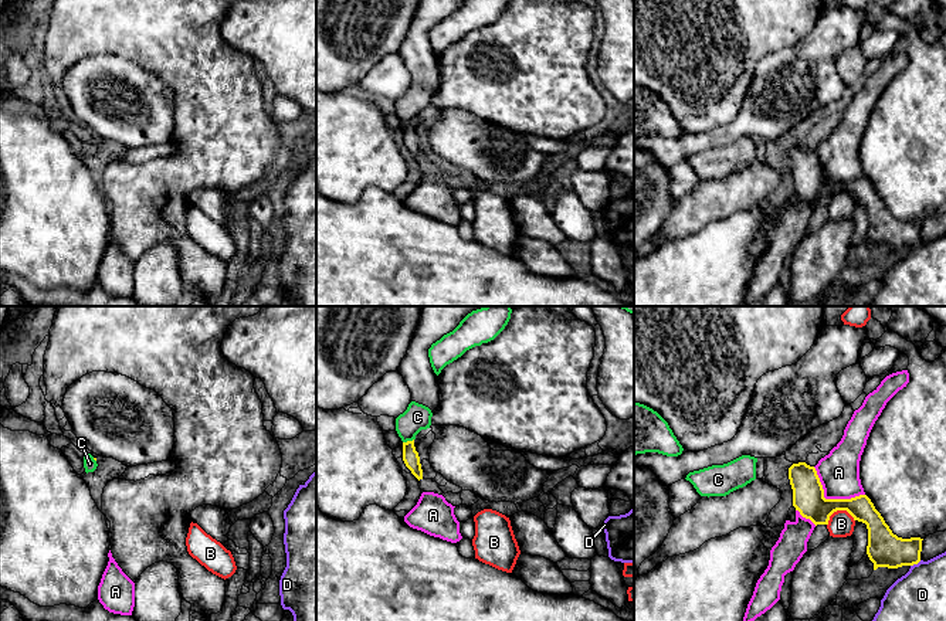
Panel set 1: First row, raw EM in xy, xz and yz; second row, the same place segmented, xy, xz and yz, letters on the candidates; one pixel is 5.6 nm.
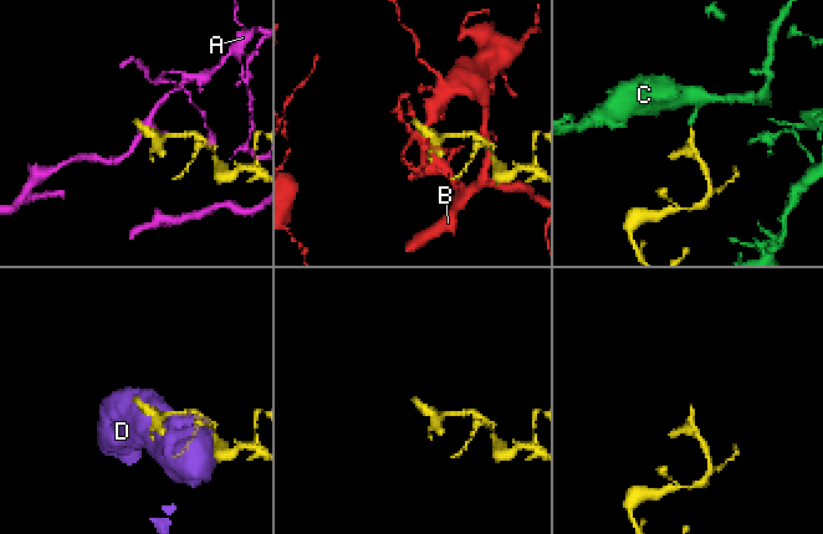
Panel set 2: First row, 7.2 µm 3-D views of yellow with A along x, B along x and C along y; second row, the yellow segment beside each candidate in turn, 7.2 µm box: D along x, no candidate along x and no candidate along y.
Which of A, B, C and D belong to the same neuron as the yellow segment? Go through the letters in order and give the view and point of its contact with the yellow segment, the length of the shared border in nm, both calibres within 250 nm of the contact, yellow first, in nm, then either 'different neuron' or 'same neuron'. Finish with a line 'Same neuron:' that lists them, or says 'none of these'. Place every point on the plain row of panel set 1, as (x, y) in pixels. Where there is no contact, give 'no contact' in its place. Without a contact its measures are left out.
A: contact yz (830, 182); length 340 nm; calibres 180 and 240 nm; different neuron
B: contact yz (838, 192); length 170 nm; calibres 180 and 150 nm; different neuron
C: contact xz (407, 124); length 70 nm; calibres 90 and 150 nm; same neuron
D: contact yz (915, 245); length 70 nm; calibres 200 and 360 nm; different neuron
Same neuron: C

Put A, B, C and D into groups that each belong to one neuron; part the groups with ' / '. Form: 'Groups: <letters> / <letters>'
Groups: A / B / C / D

